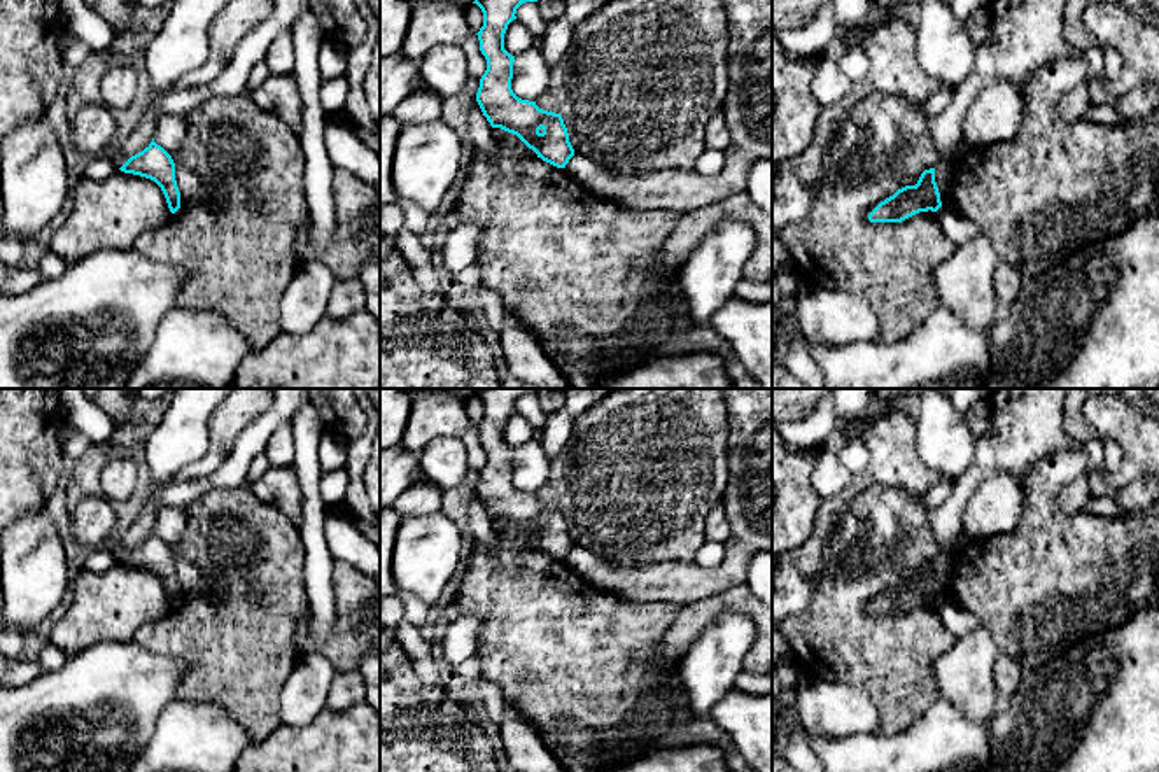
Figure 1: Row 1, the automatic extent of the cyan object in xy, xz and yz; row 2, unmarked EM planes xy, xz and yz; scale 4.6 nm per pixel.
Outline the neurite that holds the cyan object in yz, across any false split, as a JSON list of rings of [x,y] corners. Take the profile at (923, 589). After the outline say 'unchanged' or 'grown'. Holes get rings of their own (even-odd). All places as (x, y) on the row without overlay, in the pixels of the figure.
[[[935,560],[924,562],[916,578],[905,578],[881,593],[870,606],[870,614],[902,614],[919,604],[937,604],[942,599],[935,574]]]; unchanged

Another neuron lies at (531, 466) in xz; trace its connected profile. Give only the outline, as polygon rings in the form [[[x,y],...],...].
[[[530,439],[515,448],[513,453],[513,485],[529,494],[536,494],[550,476],[550,459],[537,439]]]

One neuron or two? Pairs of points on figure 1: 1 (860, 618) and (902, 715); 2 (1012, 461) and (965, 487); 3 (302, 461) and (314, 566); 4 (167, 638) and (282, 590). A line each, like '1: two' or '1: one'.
1: one
2: one
3: one
4: one

